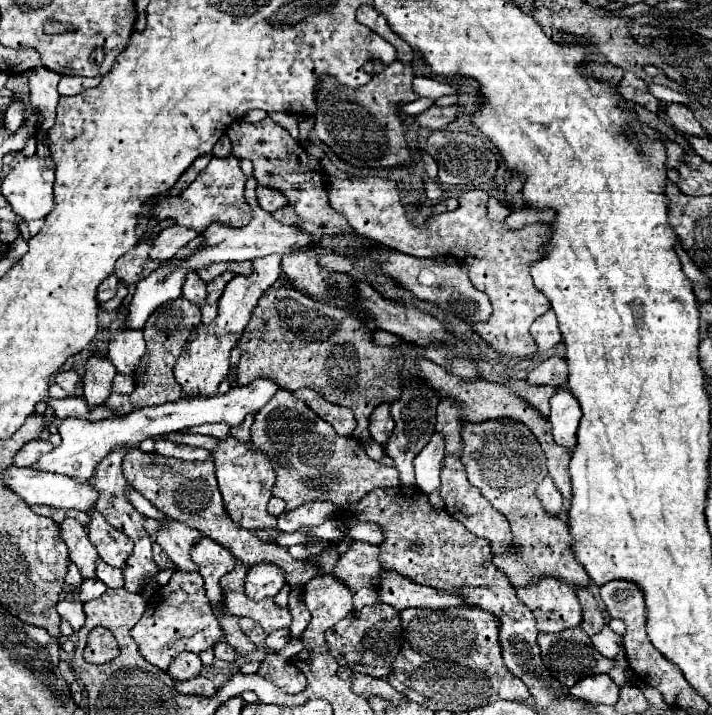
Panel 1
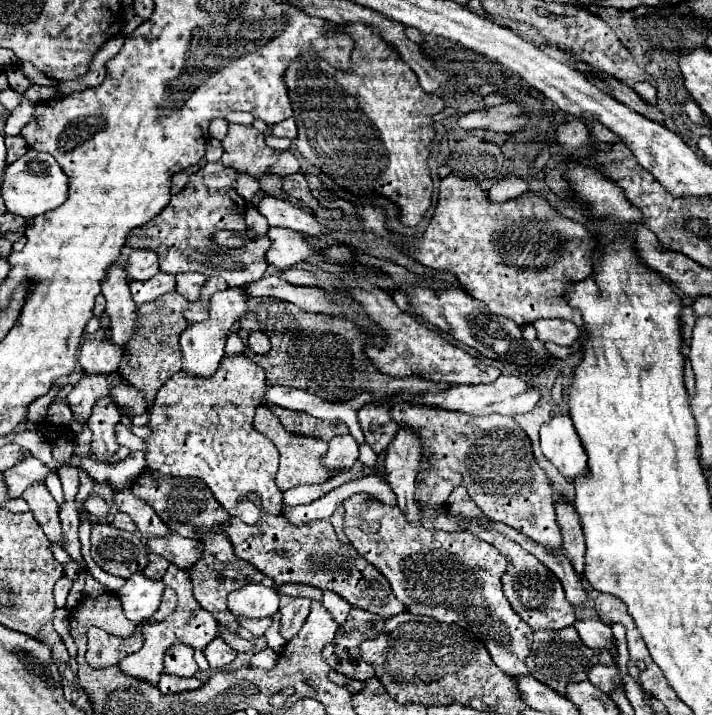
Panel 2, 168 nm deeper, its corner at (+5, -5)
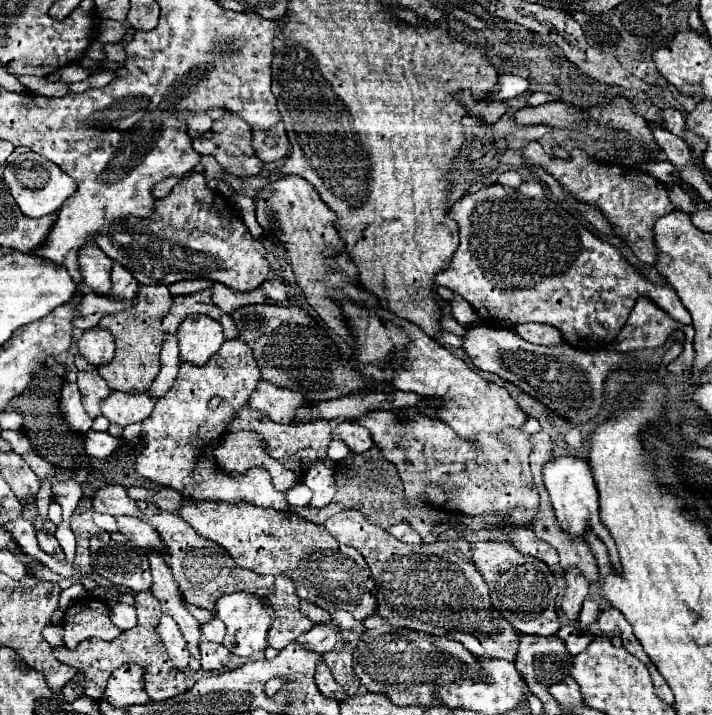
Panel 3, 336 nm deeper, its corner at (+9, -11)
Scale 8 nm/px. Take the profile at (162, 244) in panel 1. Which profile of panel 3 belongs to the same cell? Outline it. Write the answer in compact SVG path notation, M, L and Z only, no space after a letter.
M114 263L112 267L112 297L136 297L140 289L140 283L134 279L134 275L122 267L120 263Z

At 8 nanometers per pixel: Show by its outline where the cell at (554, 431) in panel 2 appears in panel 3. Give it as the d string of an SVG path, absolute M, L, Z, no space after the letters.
M562 455L562 457L554 457L550 459L546 465L544 465L544 485L550 493L550 499L552 499L552 507L556 511L556 517L560 521L560 525L572 533L572 535L584 535L586 527L592 527L594 533L608 545L610 549L610 557L614 561L616 567L618 565L618 555L616 555L616 545L608 533L608 529L600 523L598 519L598 491L596 491L596 485L594 485L594 479L592 479L592 471L590 471L590 465L580 459L580 457L574 457L574 455Z

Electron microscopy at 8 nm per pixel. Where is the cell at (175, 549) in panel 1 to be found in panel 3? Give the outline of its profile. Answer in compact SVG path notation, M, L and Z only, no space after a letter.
M106 485L104 489L96 491L94 495L94 509L98 513L108 513L108 515L128 515L128 517L136 517L136 519L146 519L144 513L138 509L136 501L128 497L124 487L118 485Z

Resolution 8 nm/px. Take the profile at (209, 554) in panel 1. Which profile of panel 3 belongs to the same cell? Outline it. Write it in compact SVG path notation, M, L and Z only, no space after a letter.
M116 517L118 521L118 531L124 533L130 541L134 541L138 547L146 549L148 553L156 551L156 553L164 553L166 555L166 549L164 549L164 541L160 539L160 535L156 533L154 527L150 527L148 521L142 521L142 519L128 519L128 517Z

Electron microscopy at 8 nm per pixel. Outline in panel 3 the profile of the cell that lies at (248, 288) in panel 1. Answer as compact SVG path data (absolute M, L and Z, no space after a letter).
M188 315L178 327L180 361L202 367L224 343L224 327L208 315Z

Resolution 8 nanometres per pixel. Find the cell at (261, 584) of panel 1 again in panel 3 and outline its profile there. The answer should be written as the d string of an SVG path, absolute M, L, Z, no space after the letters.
M244 591L224 595L220 601L216 601L214 615L218 619L222 619L226 625L224 645L232 653L236 653L240 657L252 657L256 653L262 653L268 647L266 635L272 627L272 607L264 601L264 597L254 595L254 593L244 593Z

